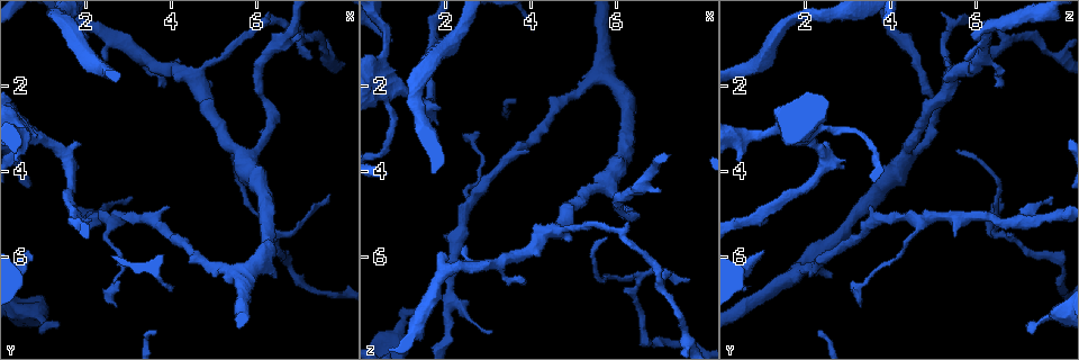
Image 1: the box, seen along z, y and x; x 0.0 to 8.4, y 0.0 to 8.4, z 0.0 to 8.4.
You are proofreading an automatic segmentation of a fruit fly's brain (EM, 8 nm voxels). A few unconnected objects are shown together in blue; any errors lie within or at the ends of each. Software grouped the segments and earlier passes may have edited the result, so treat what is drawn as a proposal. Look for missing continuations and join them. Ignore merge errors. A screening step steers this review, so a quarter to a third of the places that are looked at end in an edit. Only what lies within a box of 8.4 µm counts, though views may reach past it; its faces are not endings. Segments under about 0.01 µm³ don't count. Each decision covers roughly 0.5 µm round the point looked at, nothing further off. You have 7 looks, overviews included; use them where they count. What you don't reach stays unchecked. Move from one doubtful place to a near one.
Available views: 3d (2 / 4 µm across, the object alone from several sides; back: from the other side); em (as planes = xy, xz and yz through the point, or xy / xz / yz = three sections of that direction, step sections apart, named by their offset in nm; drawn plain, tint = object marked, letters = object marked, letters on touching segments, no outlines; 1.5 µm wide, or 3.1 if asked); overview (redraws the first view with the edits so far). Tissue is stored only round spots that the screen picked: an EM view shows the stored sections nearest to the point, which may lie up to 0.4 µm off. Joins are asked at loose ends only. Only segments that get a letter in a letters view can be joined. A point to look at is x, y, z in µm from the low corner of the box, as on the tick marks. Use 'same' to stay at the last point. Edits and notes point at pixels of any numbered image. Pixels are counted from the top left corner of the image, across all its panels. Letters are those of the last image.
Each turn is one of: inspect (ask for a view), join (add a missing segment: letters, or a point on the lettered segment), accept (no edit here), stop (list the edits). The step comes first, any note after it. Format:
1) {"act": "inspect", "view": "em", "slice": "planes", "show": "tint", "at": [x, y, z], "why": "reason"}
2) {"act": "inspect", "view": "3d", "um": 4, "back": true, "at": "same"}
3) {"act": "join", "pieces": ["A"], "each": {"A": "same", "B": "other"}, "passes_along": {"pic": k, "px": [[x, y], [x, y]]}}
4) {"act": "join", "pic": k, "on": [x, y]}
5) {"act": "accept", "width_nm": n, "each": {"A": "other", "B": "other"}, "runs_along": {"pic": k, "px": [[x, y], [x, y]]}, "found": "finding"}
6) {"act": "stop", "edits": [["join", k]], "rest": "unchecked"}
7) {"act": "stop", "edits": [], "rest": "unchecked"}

{"act": "inspect", "view": "em", "slice": "xz", "step": 8, "show": "letters", "at": [6.40, 6.50, 2.60], "why": "stops while still wide"}

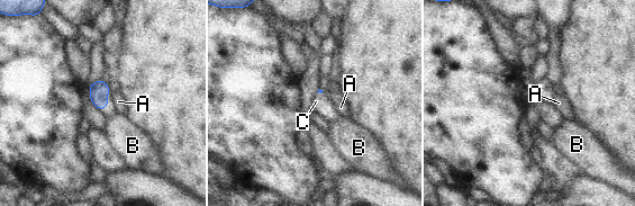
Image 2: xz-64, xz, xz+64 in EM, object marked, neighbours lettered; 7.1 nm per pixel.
{"act": "inspect", "view": "em", "slice": "planes", "show": "letters", "at": "same", "why": "cut it another way"}

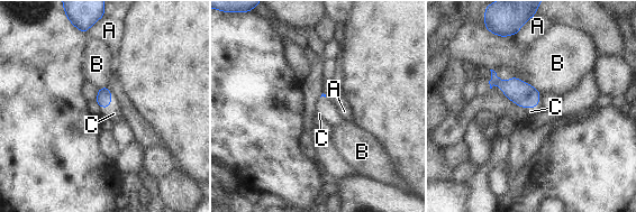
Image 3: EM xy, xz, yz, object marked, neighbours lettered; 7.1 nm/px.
{"act": "join", "pieces": ["C"], "each": {"A": "other", "B": "other", "C": "same"}, "passes_along": {"pic": 3, "px": [[525, 95], [537, 107], [530, 111]]}, "found": "the cell continues"}

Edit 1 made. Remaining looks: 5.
{"act": "inspect", "view": "overview", "why": "redraw"}

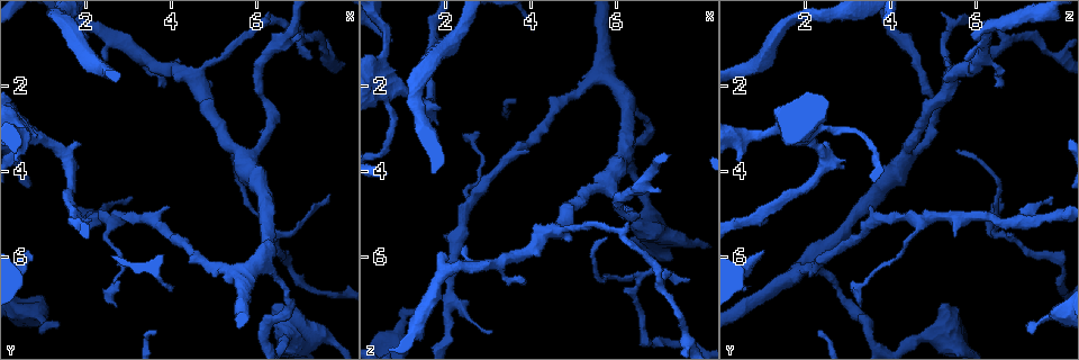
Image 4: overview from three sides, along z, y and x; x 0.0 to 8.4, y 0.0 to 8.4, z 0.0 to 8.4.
{"act": "inspect", "view": "em", "slice": "planes", "show": "letters", "at": [0.65, 5.80, 1.00], "why": "long arm stops here"}

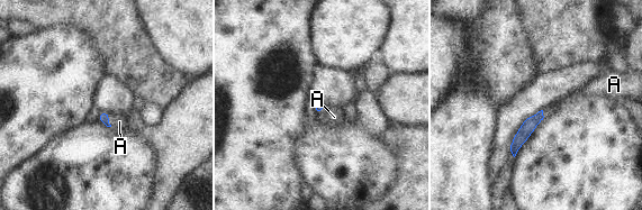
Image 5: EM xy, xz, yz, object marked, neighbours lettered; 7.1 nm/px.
{"act": "join", "pieces": ["A"], "each": {"A": "same"}, "found": "it goes on there"}

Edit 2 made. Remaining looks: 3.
{"act": "inspect", "view": "overview", "why": "redraw"}

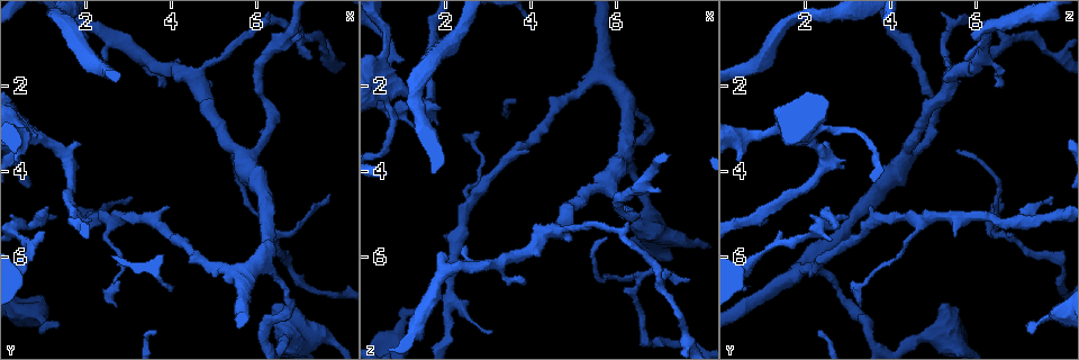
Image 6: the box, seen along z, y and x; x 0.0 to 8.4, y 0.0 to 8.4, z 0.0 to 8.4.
{"act": "inspect", "view": "3d", "um": 4, "at": [1.40, 7.60, 7.15], "why": "free end"}

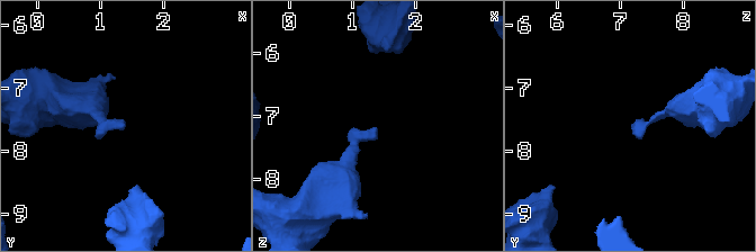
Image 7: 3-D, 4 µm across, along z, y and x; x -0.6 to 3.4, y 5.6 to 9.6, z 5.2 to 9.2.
{"act": "inspect", "view": "em", "slice": "planes", "show": "letters", "at": [1.35, 7.60, 7.20], "why": "now the EM"}

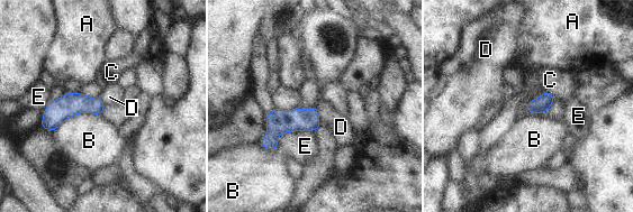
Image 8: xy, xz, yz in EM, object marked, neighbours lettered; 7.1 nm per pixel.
{"act": "accept", "each": {"A": "other", "B": "other", "C": "other", "D": "other", "E": "other"}, "runs_along": {"pic": 8, "px": [[101, 106], [66, 106], [44, 125]]}, "found": "no lettered segment goes on from it"}

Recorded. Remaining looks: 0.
{"act": "stop", "edits": [["join", 3], ["join", 5]], "rest": "unchecked"}

